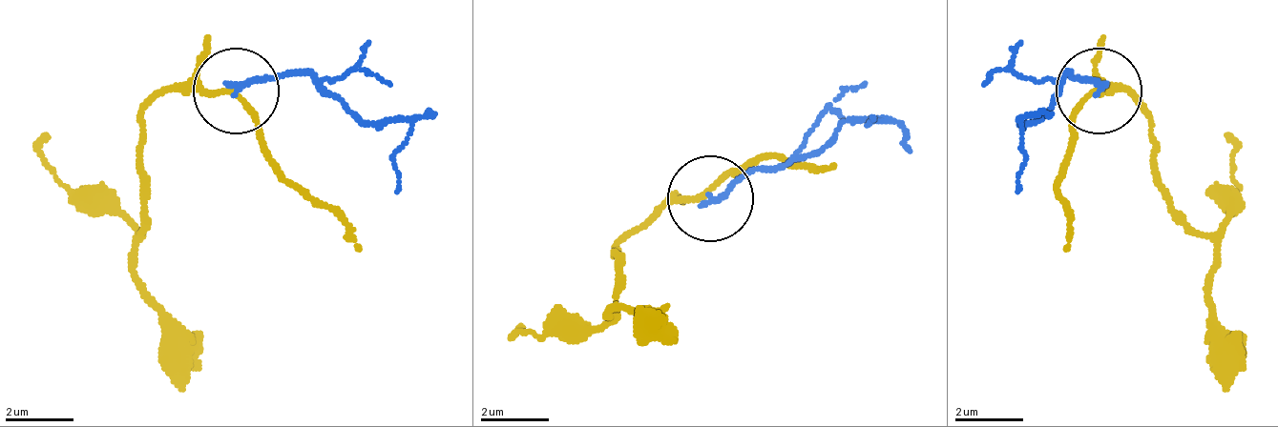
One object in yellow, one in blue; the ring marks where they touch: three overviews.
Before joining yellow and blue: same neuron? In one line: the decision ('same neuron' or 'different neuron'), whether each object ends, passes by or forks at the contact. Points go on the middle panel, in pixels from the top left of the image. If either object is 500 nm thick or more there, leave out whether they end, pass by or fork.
different neuron | yellow passes by | blue ends

